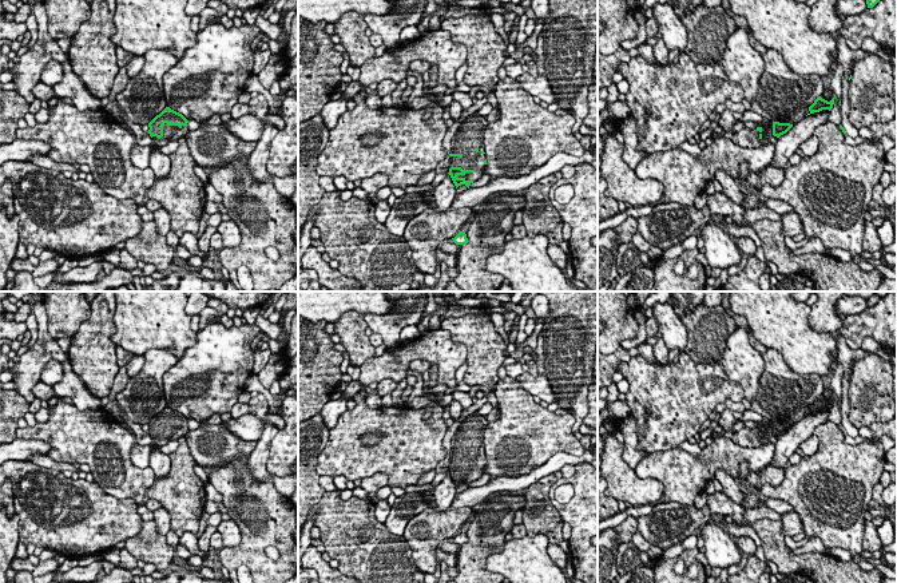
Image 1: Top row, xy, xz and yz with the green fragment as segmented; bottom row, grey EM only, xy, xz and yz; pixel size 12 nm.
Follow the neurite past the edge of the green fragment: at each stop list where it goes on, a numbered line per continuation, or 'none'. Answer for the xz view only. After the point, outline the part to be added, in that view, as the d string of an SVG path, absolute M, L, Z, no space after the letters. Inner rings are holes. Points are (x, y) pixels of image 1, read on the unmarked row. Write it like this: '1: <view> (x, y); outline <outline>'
1: xz (469, 435); outline M469 415L459 427L452 439L451 467L461 467L467 472L457 475L465 480L479 480L485 472L484 429L488 421L485 416Z

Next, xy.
1: xy (170, 432); outline M167 423L163 424L163 436L158 439L156 436L152 436L152 443L158 447L162 447L167 444L168 441L178 441L180 437L186 436L188 432L187 425L182 425L180 428L178 425L168 425Z

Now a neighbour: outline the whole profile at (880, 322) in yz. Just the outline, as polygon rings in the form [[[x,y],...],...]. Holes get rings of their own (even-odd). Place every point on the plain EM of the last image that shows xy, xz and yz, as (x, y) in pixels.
[[[890,292],[884,298],[880,298],[873,308],[868,308],[854,316],[846,316],[842,326],[833,332],[831,336],[834,340],[842,336],[846,345],[856,352],[861,350],[865,337],[872,337],[880,346],[886,344],[890,353],[897,353],[897,292]]]

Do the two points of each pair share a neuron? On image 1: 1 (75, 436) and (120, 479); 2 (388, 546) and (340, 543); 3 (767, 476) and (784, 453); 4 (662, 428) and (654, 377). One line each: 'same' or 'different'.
1: same
2: same
3: different
4: same

